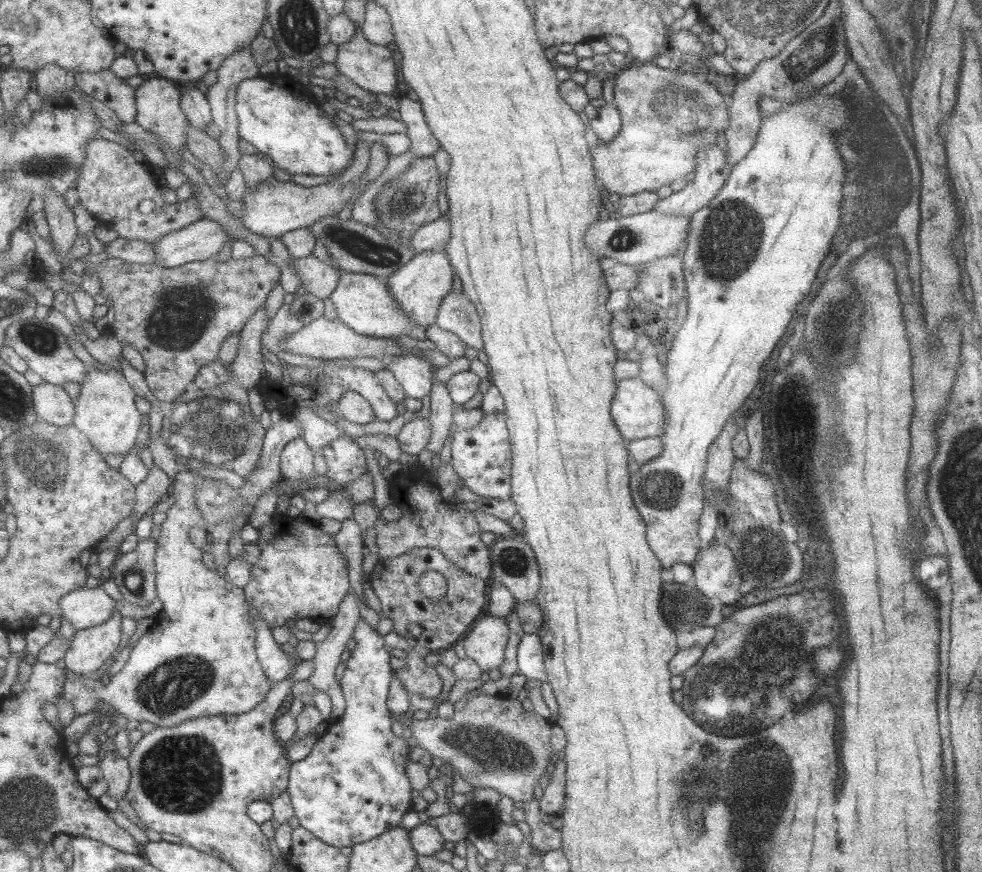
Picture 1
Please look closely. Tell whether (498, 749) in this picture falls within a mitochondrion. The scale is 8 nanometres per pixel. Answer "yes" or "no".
yes

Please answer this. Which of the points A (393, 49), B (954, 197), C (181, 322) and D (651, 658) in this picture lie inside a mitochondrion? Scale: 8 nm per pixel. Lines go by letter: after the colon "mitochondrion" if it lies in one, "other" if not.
A: other
B: other
C: mitochondrion
D: other

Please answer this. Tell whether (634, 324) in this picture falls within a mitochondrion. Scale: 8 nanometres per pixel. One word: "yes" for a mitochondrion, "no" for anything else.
no

